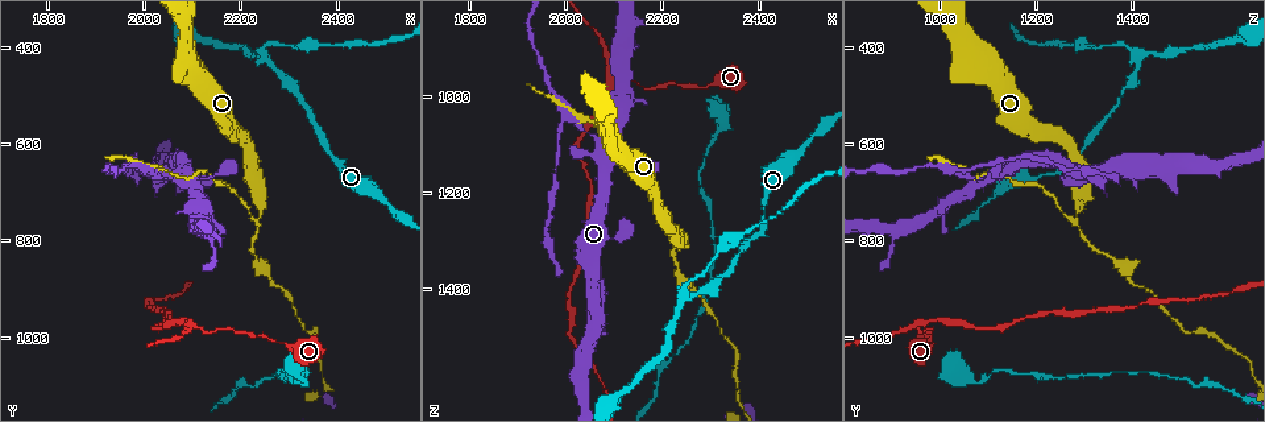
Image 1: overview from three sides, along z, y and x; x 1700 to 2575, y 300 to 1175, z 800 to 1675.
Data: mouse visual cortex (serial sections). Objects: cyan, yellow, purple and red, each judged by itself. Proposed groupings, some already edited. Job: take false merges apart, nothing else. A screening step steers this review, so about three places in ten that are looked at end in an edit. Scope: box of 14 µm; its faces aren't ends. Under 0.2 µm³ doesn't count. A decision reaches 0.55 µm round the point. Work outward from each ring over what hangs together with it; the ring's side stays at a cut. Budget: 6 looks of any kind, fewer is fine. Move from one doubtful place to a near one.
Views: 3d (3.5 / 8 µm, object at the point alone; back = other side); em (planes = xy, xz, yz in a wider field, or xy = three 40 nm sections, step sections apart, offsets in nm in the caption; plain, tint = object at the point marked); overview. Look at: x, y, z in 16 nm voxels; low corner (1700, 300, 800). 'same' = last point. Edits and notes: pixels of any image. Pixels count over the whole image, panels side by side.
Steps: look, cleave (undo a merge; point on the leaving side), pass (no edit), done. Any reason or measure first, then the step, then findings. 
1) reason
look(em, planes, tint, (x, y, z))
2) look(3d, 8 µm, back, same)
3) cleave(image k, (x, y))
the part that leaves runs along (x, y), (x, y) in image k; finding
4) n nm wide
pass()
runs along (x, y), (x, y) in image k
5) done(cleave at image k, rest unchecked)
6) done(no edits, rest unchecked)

calibre changes
look(3d, 3.5 µm, (2235, 720, 1290))

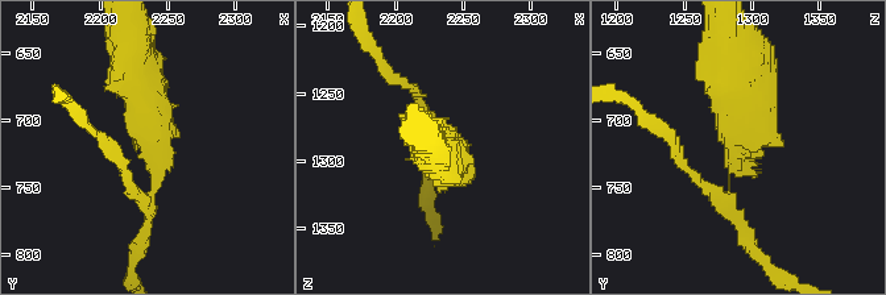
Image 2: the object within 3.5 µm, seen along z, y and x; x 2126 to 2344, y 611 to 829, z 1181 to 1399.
look(em, xy, step 5, tint, (2240, 722, 1288))

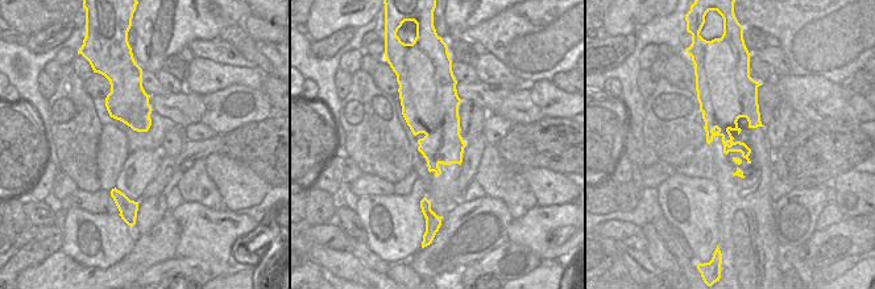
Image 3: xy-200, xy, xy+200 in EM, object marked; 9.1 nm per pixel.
arms of 150, 400 nm
cleave(image 2, (426, 204))
a second cell is stuck on

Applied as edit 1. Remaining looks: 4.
see it whole again
look(overview)

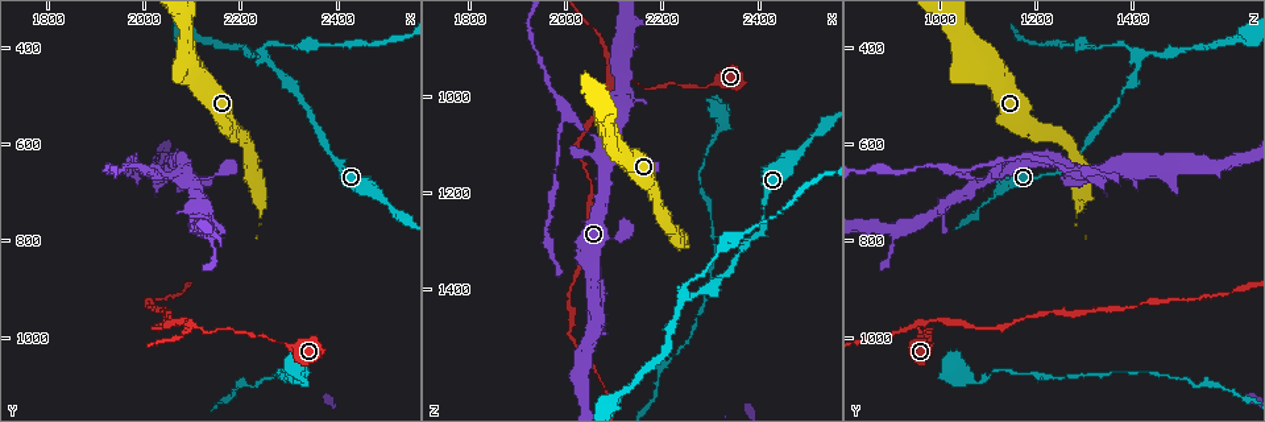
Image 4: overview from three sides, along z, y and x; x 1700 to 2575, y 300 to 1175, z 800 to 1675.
three arms meet
look(3d, 3.5 µm, (2245, 415, 1410))

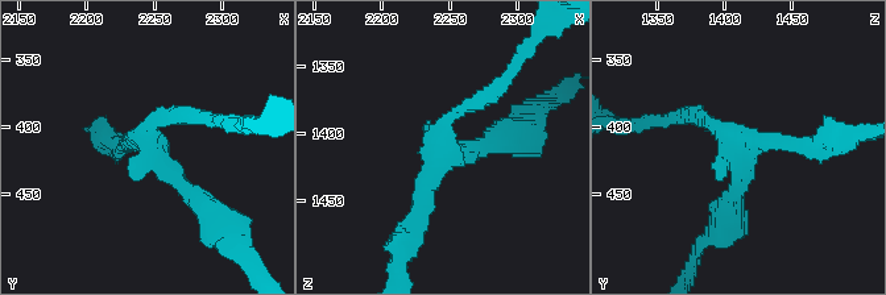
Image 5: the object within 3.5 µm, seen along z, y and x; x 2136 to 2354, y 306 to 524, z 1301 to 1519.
look(em, xy, step 1, tint, (2252, 414, 1414))

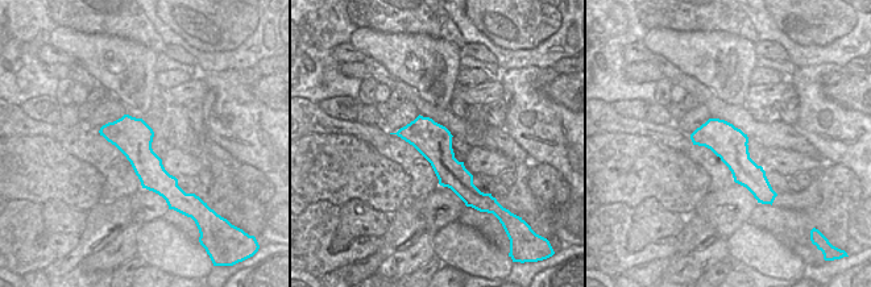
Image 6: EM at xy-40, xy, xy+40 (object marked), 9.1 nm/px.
pass()
runs along (506, 136), (442, 158), (413, 227) in image 5; one cell here

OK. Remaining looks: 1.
calibre changes
look(3d, 3.5 µm, (2110, 980, 950))

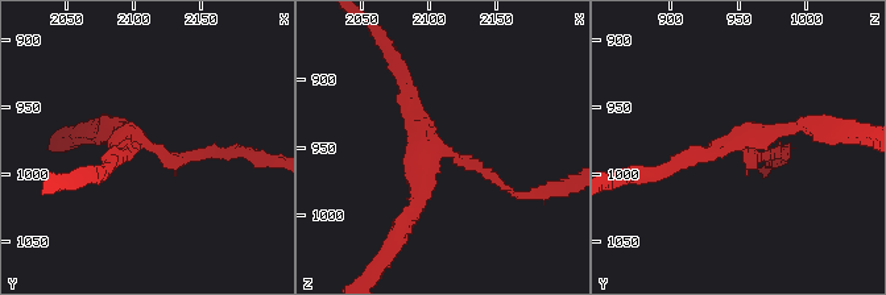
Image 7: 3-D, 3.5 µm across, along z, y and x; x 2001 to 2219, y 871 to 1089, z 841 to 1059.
pass()
runs along (219, 154), (166, 158), (110, 127) in image 7; one cell here

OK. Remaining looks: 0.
done(cleave at image 2, rest unchecked)

